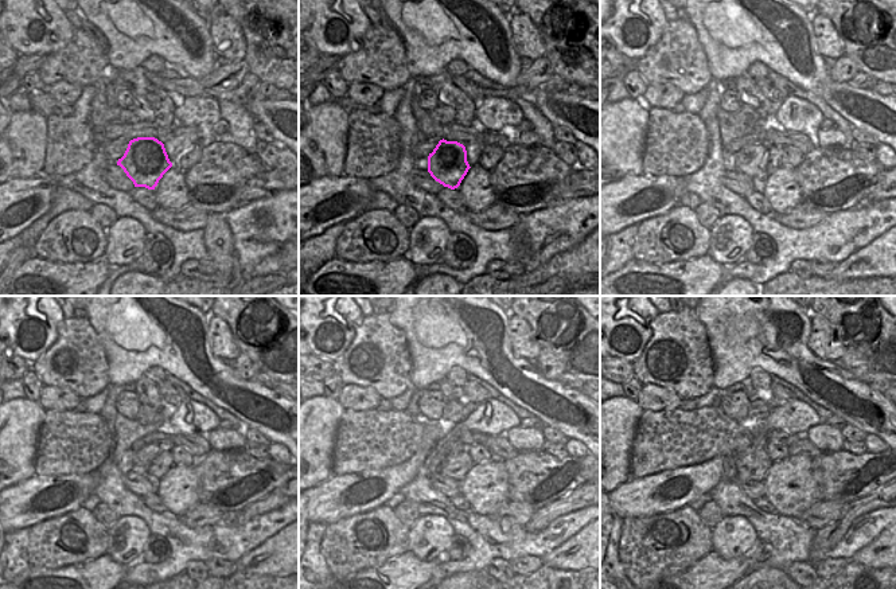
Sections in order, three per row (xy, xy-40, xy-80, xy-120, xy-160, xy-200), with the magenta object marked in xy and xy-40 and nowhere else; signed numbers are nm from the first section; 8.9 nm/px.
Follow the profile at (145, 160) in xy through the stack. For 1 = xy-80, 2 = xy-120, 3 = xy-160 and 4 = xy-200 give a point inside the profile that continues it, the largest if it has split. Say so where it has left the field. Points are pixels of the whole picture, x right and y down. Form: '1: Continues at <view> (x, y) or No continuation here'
1: Continues at xy-80 (748, 159)
2: Continues at xy-120 (141, 460)
3: Continues at xy-160 (456, 448)
4: Continues at xy-200 (759, 430).

